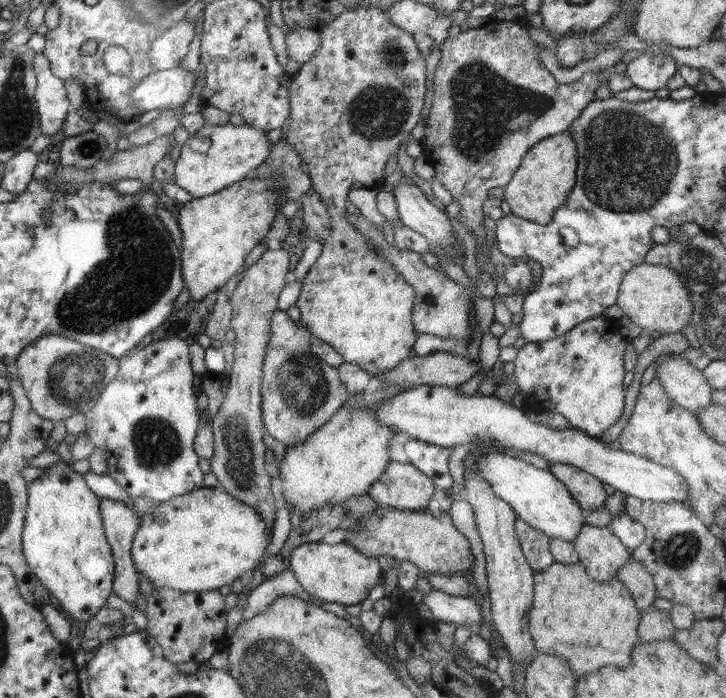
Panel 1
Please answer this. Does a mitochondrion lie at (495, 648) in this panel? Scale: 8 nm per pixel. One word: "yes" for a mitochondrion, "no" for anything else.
no

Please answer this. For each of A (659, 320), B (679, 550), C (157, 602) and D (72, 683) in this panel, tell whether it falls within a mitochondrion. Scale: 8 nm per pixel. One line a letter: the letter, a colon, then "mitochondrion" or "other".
A: other
B: mitochondrion
C: other
D: other

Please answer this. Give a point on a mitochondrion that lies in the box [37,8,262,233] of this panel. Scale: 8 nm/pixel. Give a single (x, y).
(87, 149)

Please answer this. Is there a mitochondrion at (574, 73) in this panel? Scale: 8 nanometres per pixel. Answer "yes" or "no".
no

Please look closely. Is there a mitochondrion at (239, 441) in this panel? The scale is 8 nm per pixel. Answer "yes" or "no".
yes

